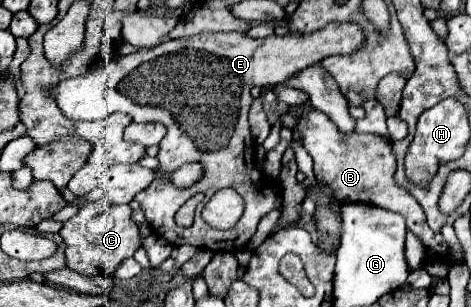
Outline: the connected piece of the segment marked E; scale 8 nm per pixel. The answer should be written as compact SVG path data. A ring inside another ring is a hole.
M342 23L342 25L326 25L324 29L312 33L312 35L288 35L288 37L278 37L278 35L268 35L264 39L250 39L244 33L198 33L192 37L184 39L170 39L164 45L158 45L156 49L138 49L130 55L118 57L116 61L110 61L102 67L96 67L88 75L76 77L76 79L66 79L60 81L58 87L54 89L56 103L60 111L68 119L80 119L80 121L92 121L92 119L104 119L112 115L112 111L124 111L132 117L132 121L160 121L168 131L164 139L160 141L158 149L158 167L154 169L158 177L146 187L144 191L138 193L136 201L142 205L146 221L152 225L156 235L164 237L172 245L194 245L200 249L210 249L210 251L240 251L250 237L256 233L258 221L272 209L280 205L280 191L278 187L256 169L254 163L254 153L256 153L256 141L252 139L250 125L248 125L248 111L252 105L250 89L254 85L274 85L274 83L284 83L292 75L300 73L302 69L318 63L320 59L328 55L346 55L356 51L362 45L362 31L358 25L352 23ZM188 163L198 163L202 165L202 179L196 181L192 187L180 189L170 181L170 175L180 169L182 165ZM232 187L240 197L244 199L246 207L240 217L240 221L228 229L220 231L210 227L200 213L196 213L196 225L194 229L184 229L174 223L174 213L196 193L204 193L208 201L216 191Z

